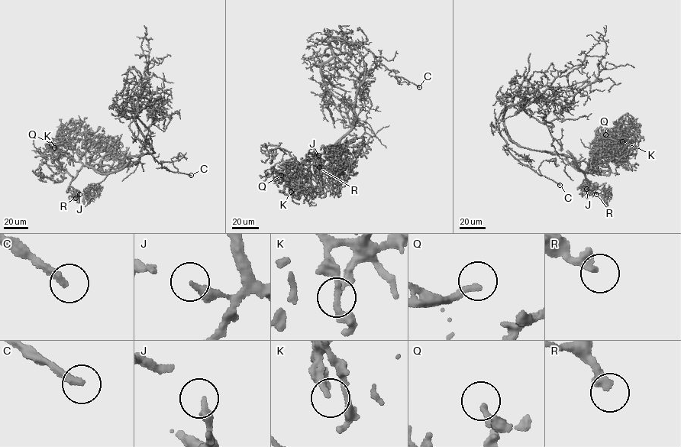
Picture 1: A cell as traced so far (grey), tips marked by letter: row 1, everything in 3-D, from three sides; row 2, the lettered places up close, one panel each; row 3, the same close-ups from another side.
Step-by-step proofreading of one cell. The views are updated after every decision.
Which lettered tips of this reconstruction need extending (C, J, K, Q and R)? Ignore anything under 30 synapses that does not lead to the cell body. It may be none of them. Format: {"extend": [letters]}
{"extend": ["C", "R"]}

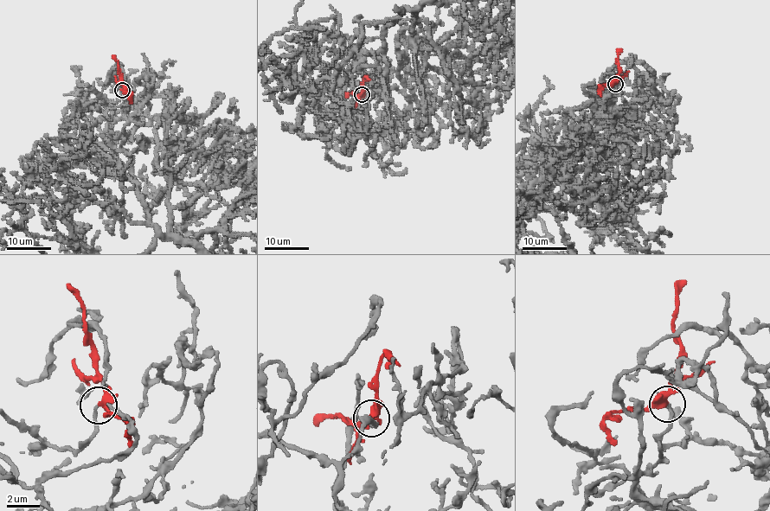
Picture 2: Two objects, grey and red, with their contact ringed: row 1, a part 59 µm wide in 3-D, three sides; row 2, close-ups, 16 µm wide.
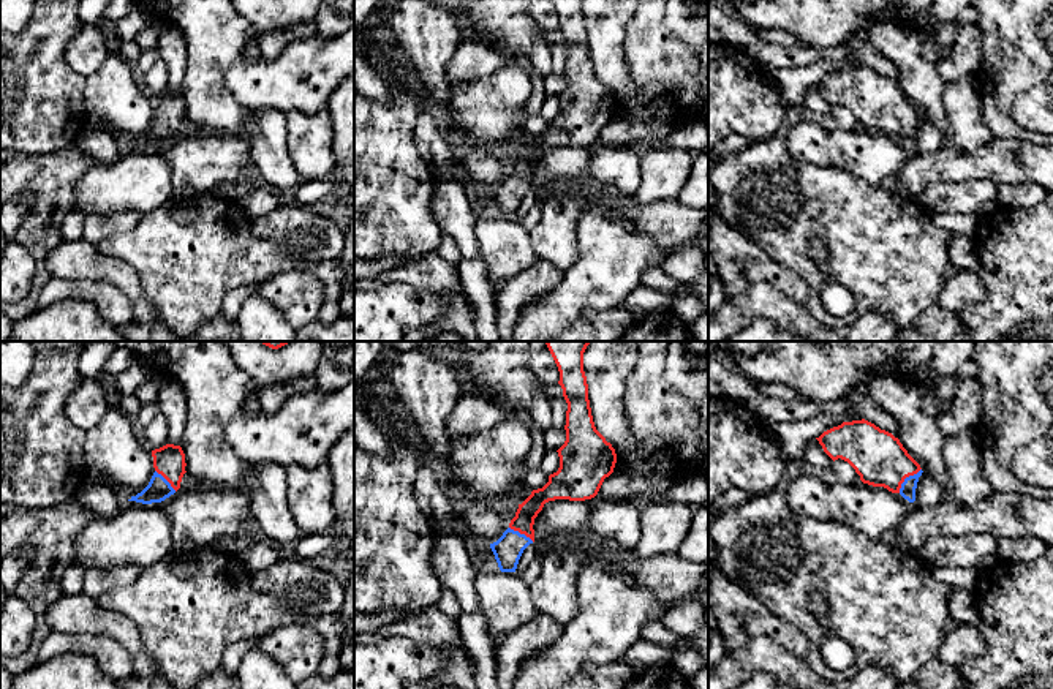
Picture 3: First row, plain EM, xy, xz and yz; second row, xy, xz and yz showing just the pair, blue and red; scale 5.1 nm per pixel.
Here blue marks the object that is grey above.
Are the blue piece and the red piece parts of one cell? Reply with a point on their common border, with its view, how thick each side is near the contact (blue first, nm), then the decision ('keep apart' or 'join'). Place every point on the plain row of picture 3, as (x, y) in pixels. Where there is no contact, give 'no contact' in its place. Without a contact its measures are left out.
yz (906, 124) | 80/280 nm | join

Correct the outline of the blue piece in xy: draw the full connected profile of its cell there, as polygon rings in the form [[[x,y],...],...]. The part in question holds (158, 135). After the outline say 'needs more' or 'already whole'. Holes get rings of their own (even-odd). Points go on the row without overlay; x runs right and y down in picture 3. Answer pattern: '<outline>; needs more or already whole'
[[[166,90],[152,96],[155,119],[149,131],[128,147],[142,150],[161,149],[180,134],[185,117],[185,100],[180,92]]]; needs more

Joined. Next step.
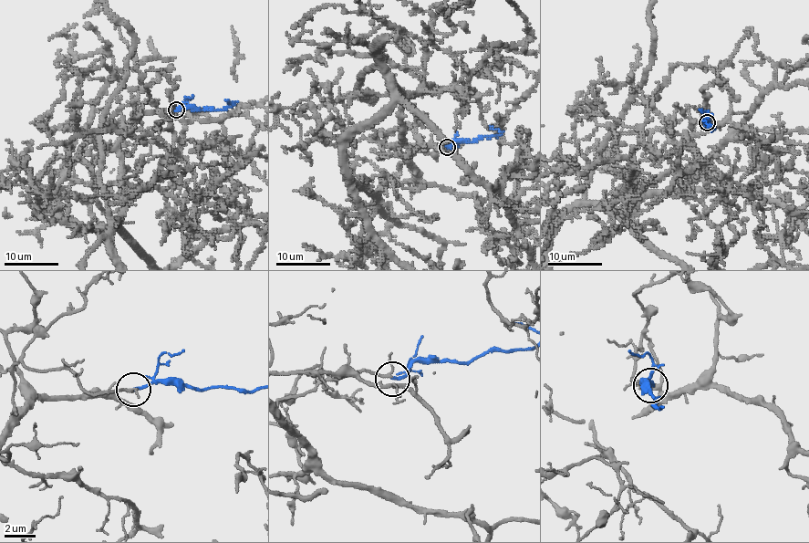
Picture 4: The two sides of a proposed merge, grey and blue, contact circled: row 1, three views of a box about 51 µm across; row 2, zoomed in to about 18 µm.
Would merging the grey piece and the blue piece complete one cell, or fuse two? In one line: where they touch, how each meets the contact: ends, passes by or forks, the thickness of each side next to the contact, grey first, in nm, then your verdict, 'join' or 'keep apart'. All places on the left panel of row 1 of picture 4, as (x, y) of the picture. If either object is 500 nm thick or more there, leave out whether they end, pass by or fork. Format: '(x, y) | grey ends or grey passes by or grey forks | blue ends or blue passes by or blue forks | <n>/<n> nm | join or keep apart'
(176, 109) | grey passes by | blue ends | 150/190 nm | join

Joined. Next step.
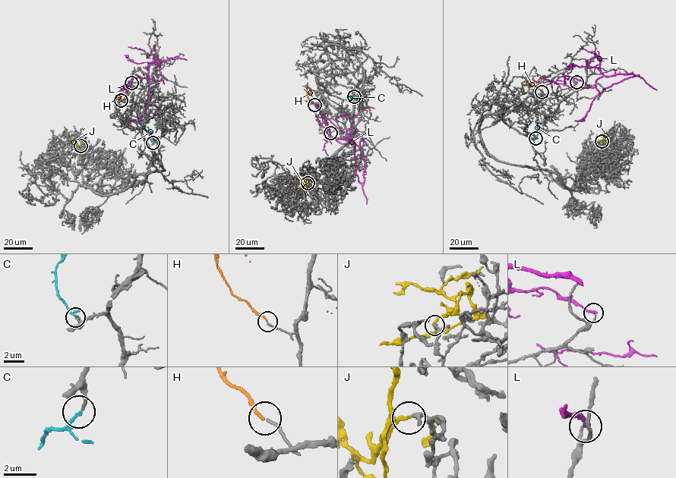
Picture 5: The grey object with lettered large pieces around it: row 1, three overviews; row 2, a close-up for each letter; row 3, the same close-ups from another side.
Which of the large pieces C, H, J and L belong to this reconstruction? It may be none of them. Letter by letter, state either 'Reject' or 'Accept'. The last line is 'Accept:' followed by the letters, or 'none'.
C: Accept
H: Accept
J: Accept
L: Reject
Accept: C, H, J

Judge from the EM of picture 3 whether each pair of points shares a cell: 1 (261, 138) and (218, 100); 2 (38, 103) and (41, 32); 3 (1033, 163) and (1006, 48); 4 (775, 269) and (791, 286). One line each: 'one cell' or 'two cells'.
1: two cells
2: one cell
3: two cells
4: one cell

